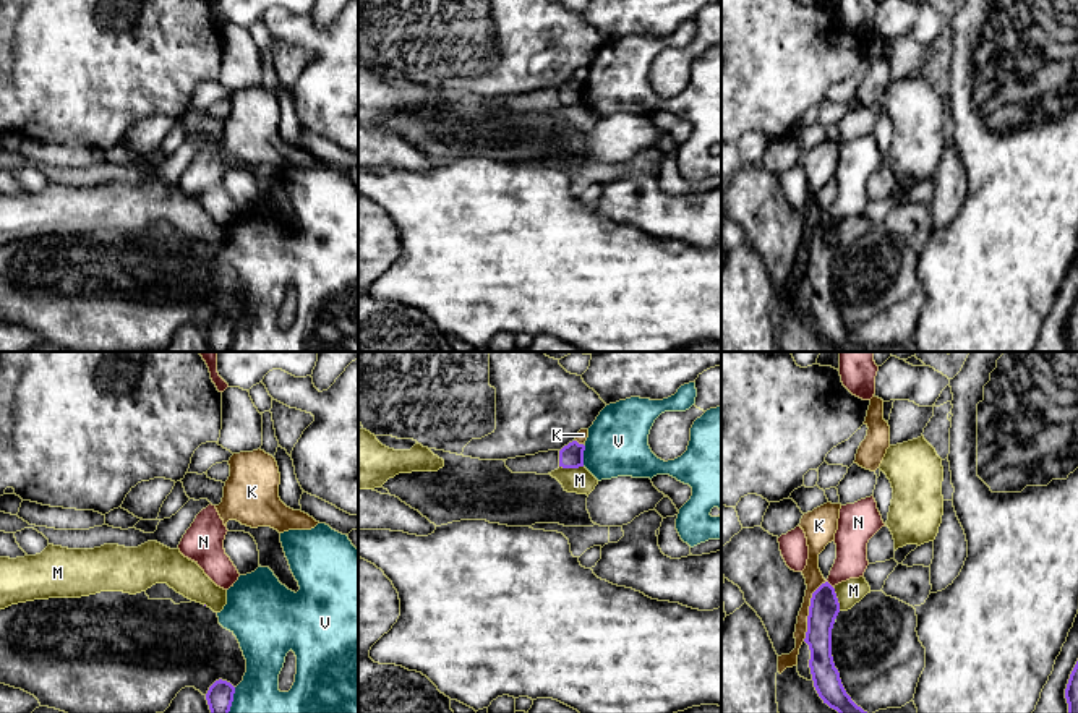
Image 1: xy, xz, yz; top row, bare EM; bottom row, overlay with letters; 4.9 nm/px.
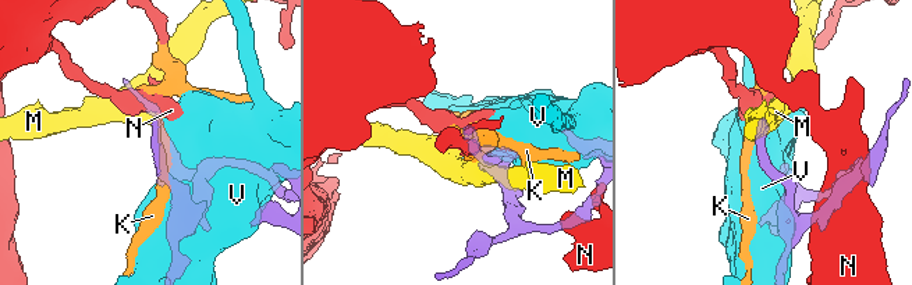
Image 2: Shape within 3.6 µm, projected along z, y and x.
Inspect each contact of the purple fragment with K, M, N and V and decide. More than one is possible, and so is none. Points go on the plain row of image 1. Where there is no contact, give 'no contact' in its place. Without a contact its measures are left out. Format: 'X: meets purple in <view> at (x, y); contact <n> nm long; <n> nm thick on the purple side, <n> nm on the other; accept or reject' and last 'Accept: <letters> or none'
K: meets purple in yz at (809, 248); contact 320 nm long; 150 nm thick on the purple side, 90 nm on the other; reject
M: meets purple in xz at (571, 104); contact 120 nm long; 120 nm thick on the purple side, 130 nm on the other; reject
N: meets purple in yz at (829, 221); contact 50 nm long; 150 nm thick on the purple side, 160 nm on the other; reject
V: meets purple in xz at (582, 93); contact 110 nm long; 120 nm thick on the purple side, 300 nm on the other; reject
Accept: none

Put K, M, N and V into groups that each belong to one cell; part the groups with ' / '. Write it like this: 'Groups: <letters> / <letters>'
Groups: K / M / N / V

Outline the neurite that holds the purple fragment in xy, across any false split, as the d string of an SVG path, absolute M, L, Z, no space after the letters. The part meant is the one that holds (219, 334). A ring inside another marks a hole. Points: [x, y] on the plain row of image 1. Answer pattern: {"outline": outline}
{"outline": "M222 316L216 318L206 331L211 352L229 352L233 331L235 324L230 319Z"}

